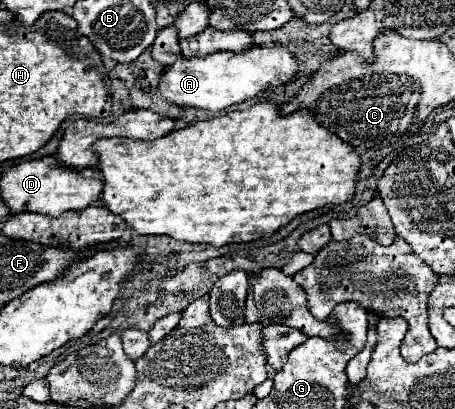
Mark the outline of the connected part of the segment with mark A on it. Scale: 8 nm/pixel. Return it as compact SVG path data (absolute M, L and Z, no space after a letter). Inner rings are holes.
M252 46L242 52L214 52L204 58L178 58L162 72L158 88L162 92L162 98L176 106L220 112L232 104L254 98L260 90L284 84L300 70L302 66L286 48Z

